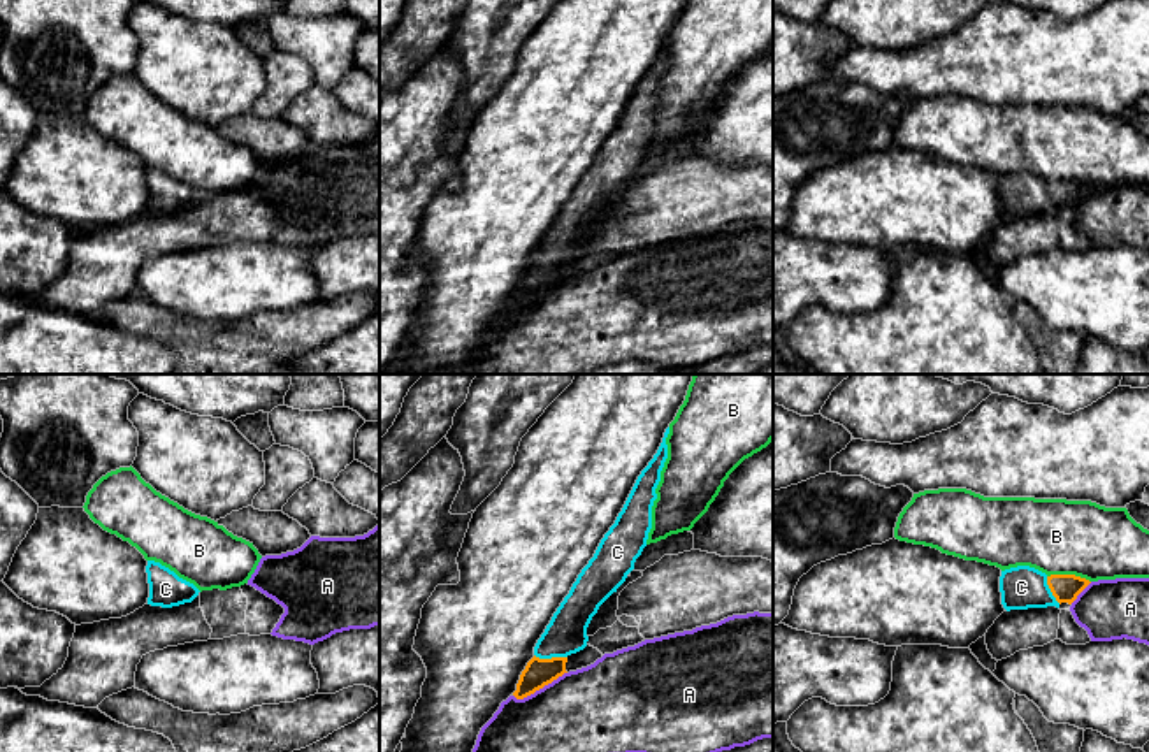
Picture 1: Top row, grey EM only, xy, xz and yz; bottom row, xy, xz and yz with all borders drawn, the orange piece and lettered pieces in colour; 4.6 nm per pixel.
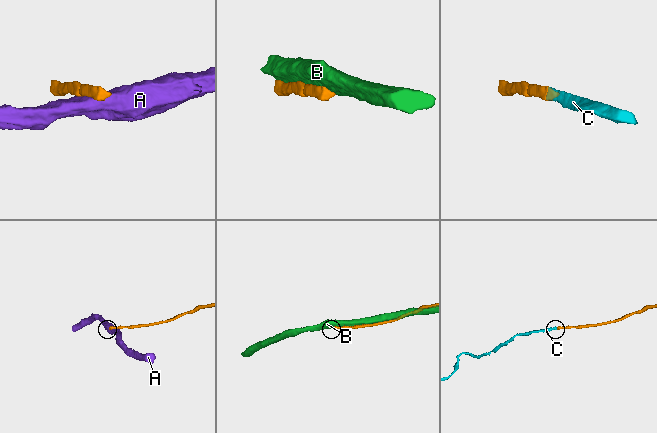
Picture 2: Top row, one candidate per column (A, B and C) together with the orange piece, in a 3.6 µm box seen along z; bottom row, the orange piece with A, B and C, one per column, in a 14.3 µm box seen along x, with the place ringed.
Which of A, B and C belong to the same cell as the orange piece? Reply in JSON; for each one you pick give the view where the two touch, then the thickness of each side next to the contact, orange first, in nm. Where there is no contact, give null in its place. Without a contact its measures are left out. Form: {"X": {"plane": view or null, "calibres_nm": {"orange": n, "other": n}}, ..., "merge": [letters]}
{"C": {"plane": "xz", "calibres_nm": {"orange": 130, "other": 190}}, "merge": ["C"]}

